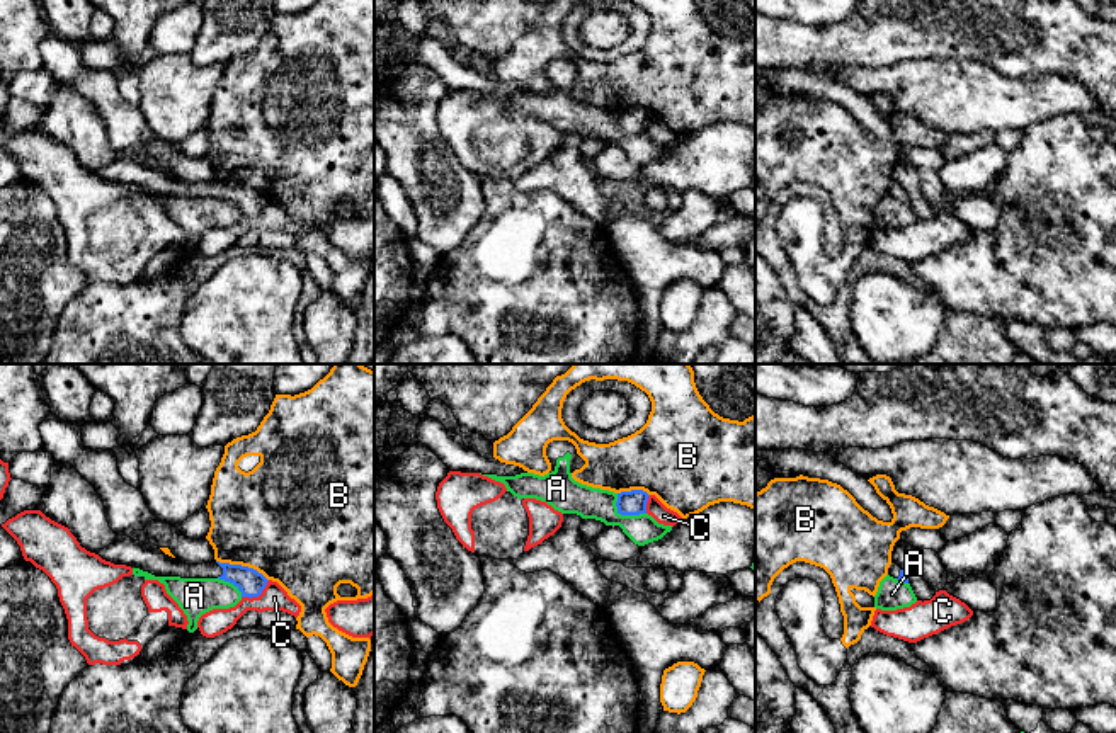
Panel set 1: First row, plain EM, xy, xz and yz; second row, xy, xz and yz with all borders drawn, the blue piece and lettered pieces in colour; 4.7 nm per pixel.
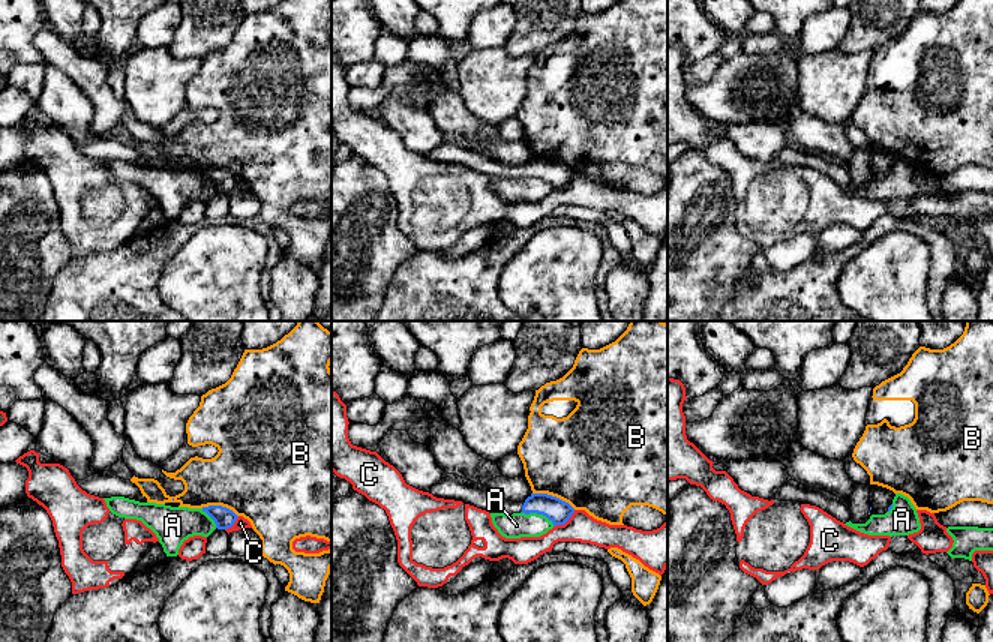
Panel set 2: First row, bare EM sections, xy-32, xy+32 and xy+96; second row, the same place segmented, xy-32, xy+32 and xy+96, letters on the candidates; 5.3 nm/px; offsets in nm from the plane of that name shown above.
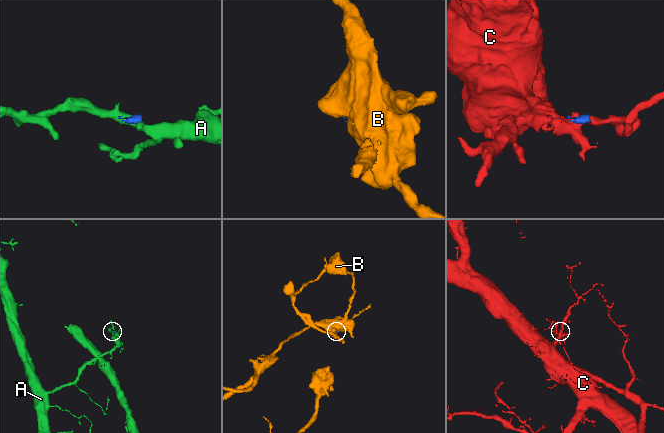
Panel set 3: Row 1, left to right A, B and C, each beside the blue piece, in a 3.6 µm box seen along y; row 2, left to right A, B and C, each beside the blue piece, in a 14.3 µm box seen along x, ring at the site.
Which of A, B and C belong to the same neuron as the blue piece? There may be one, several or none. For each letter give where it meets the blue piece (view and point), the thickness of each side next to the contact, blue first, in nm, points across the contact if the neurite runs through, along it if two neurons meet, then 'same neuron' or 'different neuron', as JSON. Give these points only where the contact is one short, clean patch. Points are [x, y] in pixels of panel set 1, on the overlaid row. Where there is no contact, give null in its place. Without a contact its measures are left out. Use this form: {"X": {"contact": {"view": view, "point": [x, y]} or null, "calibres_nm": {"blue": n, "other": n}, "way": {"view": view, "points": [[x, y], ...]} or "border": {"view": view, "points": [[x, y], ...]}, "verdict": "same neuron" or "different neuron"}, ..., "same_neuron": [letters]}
{"A": {"contact": {"view": "xz", "point": [623, 514]}, "calibres_nm": {"blue": 120, "other": 150}, "border": {"view": "xz", "points": [[616, 494], [616, 509], [621, 514], [645, 514]]}, "verdict": "different neuron"}, "B": {"contact": {"view": "xy", "point": [240, 565]}, "calibres_nm": {"blue": 120, "other": 480}, "border": {"view": "xy", "points": [[216, 560], [252, 567], [267, 580]]}, "verdict": "different neuron"}, "C": {"contact": {"view": "xy", "point": [257, 596]}, "calibres_nm": {"blue": 120, "other": 120}, "verdict": "different neuron"}, "same_neuron": []}

